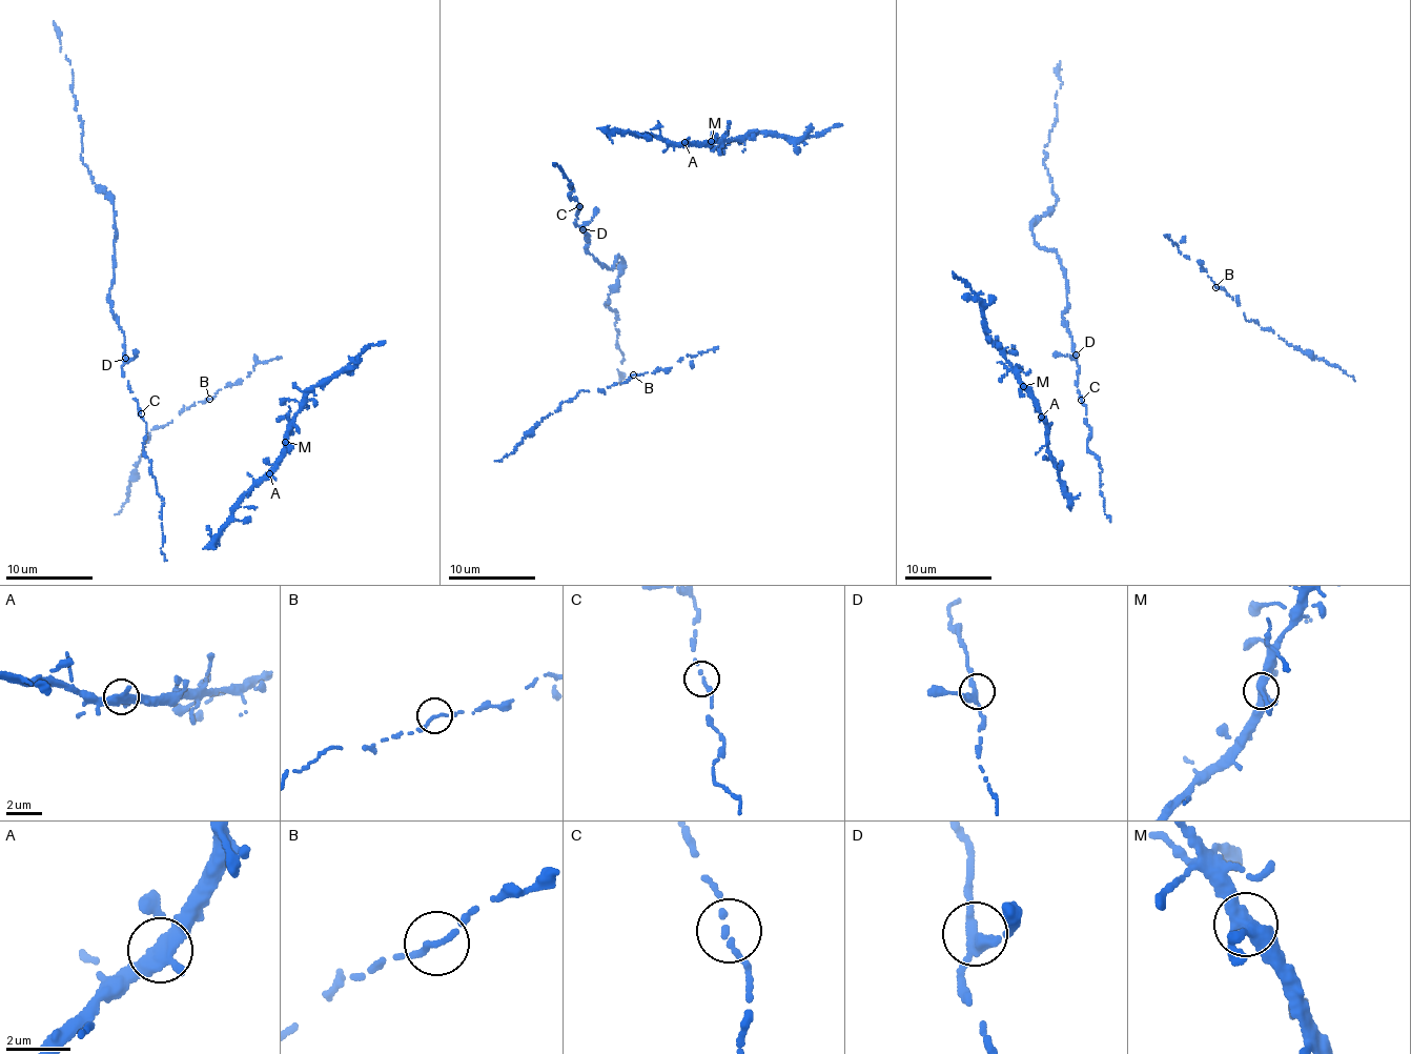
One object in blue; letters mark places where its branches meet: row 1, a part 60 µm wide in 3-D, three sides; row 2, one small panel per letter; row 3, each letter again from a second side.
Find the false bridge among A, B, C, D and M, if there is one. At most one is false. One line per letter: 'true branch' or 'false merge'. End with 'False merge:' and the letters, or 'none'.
A: true branch
B: true branch
C: true branch
D: true branch
M: true branch
False merge: none

